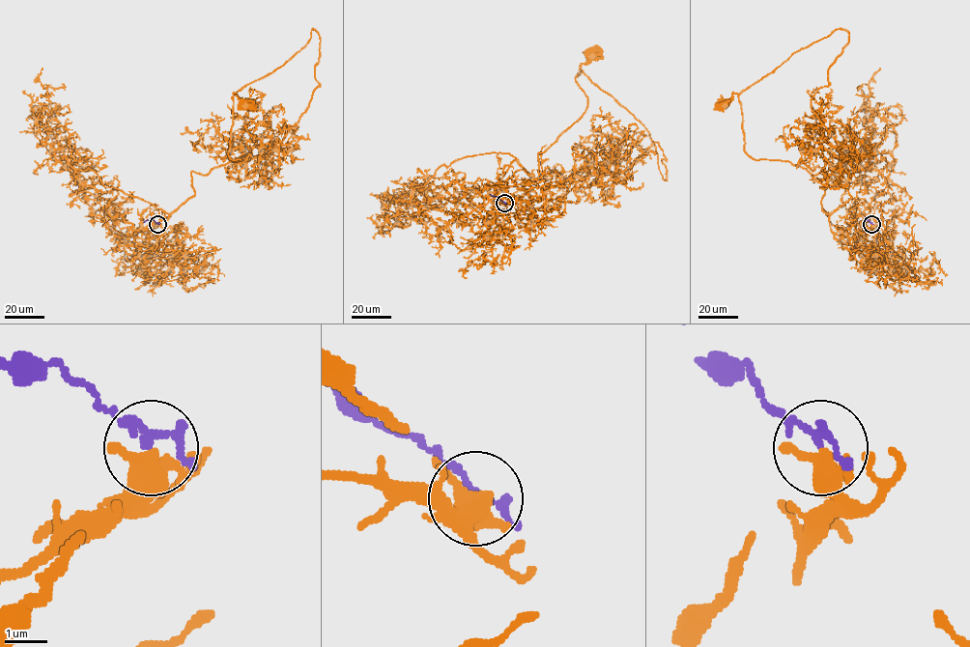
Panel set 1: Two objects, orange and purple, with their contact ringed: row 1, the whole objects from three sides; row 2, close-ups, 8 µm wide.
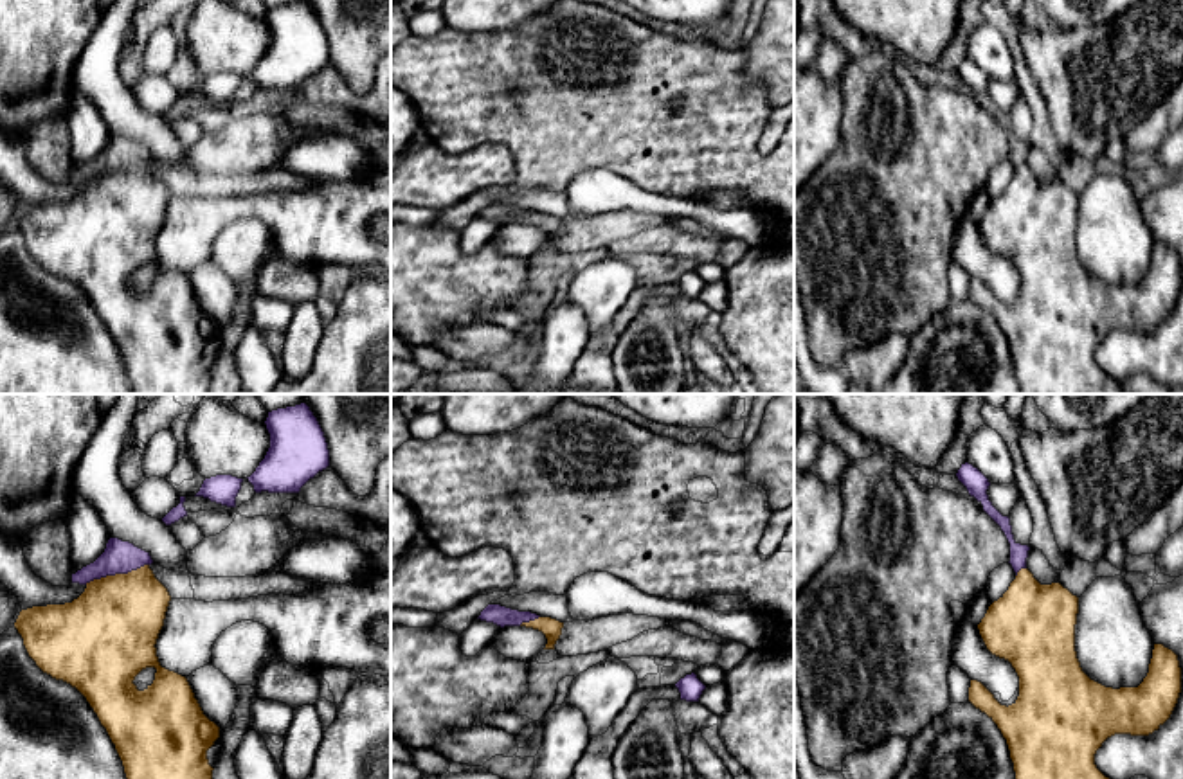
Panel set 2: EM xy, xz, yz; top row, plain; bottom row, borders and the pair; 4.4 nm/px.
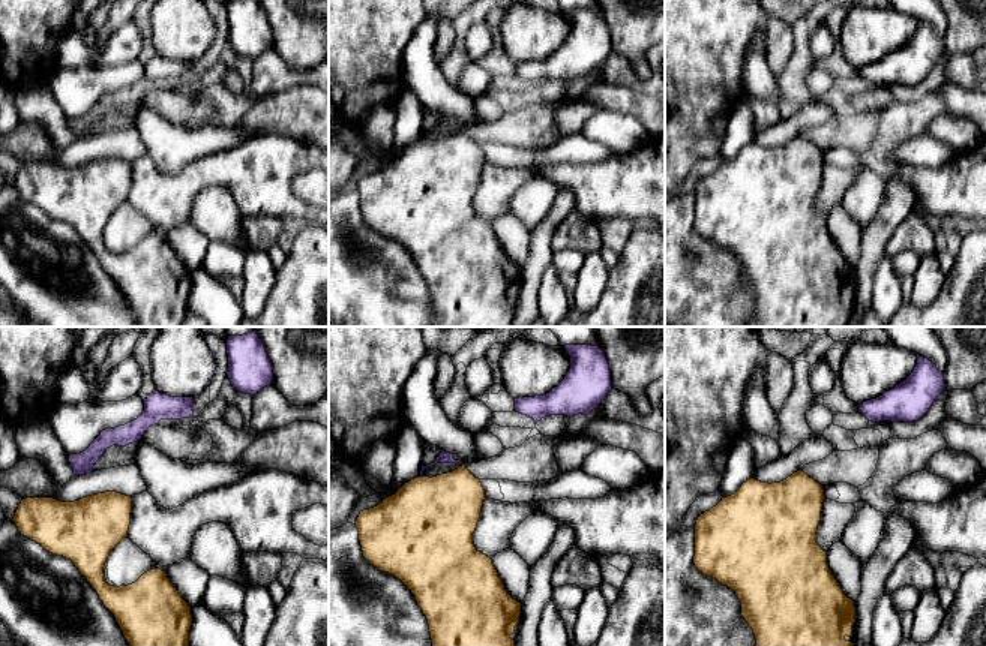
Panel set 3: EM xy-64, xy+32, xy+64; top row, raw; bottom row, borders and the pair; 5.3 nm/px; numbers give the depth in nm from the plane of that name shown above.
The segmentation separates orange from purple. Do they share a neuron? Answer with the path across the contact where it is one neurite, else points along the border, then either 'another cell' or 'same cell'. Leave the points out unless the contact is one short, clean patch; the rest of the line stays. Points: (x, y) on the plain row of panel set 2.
border xy (148, 161), (85, 180); another cell

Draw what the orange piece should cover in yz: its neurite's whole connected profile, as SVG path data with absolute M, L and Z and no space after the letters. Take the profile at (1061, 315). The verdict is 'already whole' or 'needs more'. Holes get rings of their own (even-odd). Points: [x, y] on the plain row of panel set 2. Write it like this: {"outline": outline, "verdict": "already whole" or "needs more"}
{"outline": "M1021 166L978 221L987 246L1008 257L1019 273L1019 293L1012 302L1001 302L978 277L971 277L969 299L985 309L1007 336L1021 394L1125 394L1124 385L1097 365L1097 347L1115 331L1149 333L1158 327L1170 315L1181 290L1178 252L1163 241L1154 241L1149 270L1138 284L1113 286L1091 277L1075 248L1077 210L1077 193L1061 180L1041 182L1028 166Z", "verdict": "already whole"}

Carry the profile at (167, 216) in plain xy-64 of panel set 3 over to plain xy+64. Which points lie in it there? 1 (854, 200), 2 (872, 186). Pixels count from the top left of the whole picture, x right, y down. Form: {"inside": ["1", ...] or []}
{"inside": []}

